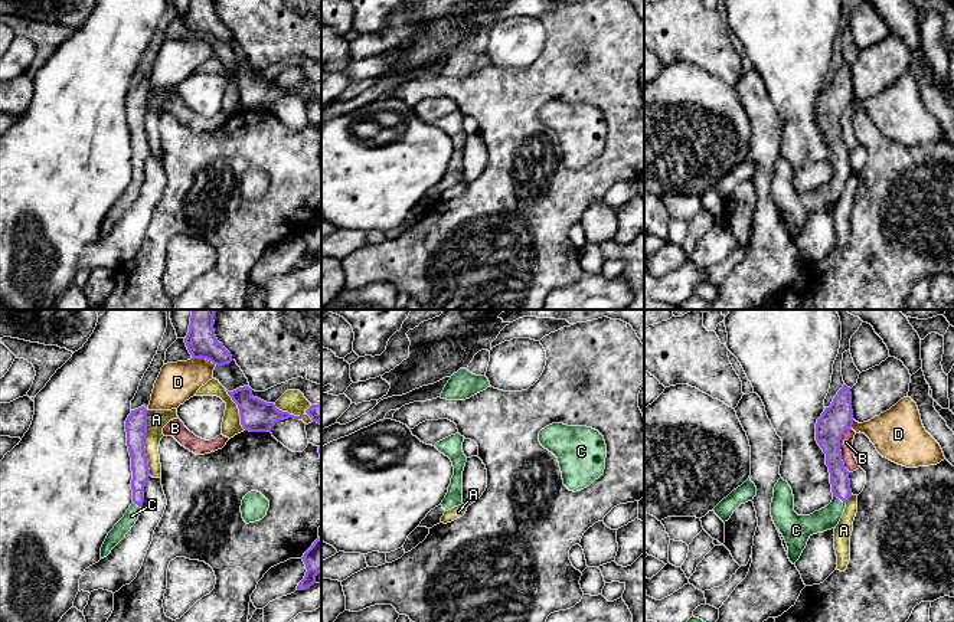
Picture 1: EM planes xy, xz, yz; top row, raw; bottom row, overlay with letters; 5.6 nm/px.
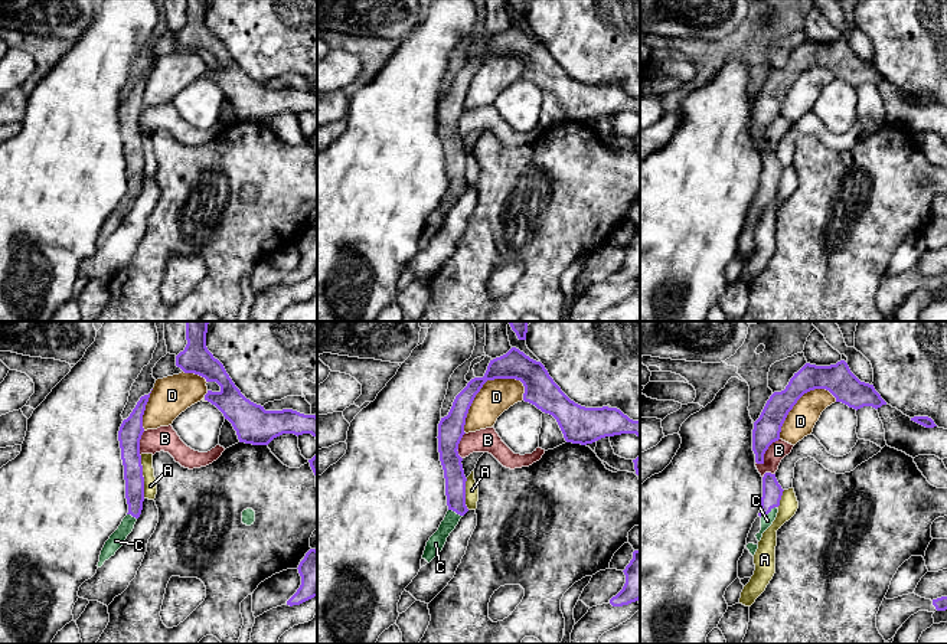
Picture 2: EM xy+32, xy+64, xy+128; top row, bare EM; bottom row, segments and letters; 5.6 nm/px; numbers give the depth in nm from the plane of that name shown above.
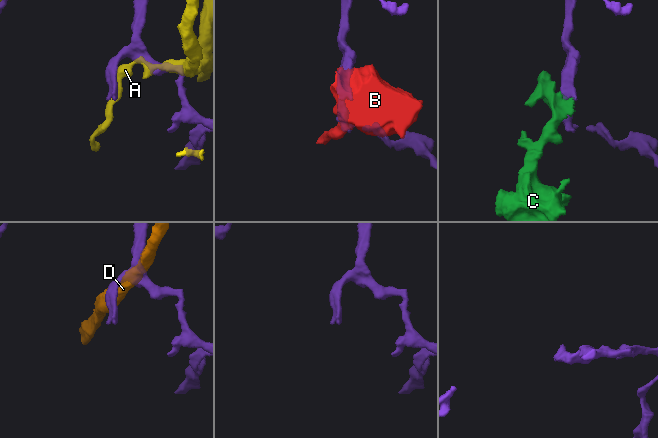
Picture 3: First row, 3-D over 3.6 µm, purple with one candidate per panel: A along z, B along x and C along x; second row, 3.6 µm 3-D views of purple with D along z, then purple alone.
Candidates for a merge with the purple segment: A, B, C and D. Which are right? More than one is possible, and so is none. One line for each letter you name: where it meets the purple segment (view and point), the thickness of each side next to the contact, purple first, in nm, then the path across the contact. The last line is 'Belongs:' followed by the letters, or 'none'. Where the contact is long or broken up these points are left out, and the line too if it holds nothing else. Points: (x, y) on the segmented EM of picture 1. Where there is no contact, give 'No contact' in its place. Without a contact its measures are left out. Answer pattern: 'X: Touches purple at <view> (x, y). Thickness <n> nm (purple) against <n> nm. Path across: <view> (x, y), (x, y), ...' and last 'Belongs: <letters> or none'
C: Touches purple at yz (839, 497). Thickness 110 nm (purple) against 130 nm. Path across: yz (839, 475), (839, 497), (836, 508), (826, 519)
Belongs: C

